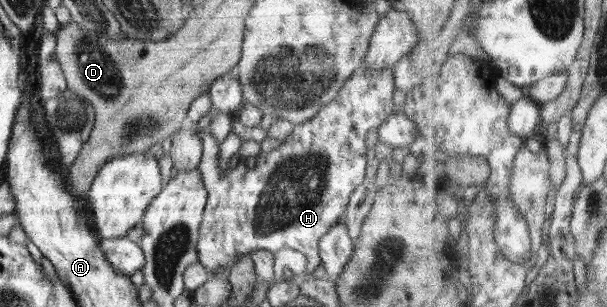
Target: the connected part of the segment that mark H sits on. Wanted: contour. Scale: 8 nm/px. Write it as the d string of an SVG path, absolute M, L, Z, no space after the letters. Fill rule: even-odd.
M362 62L339 89L335 100L321 108L307 122L295 124L291 134L277 149L239 161L235 168L226 172L226 176L220 171L220 142L209 129L198 130L198 135L202 140L199 169L208 190L208 199L196 247L198 261L206 268L208 274L213 276L220 266L230 268L238 256L242 254L250 256L252 252L260 248L266 248L273 253L282 248L299 250L307 258L306 272L313 273L322 263L319 250L321 237L343 219L350 196L365 181L365 168L367 168L365 135L396 111L398 100L393 68L373 71Z

